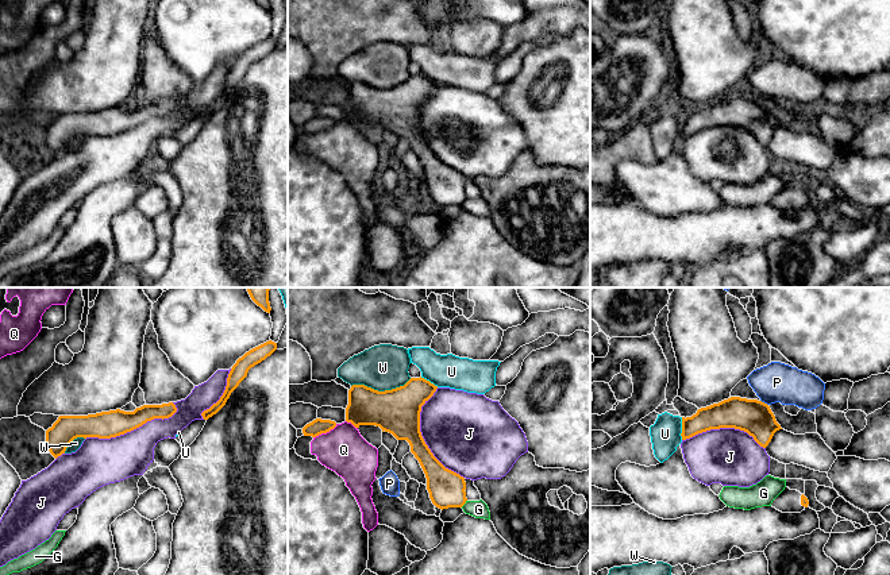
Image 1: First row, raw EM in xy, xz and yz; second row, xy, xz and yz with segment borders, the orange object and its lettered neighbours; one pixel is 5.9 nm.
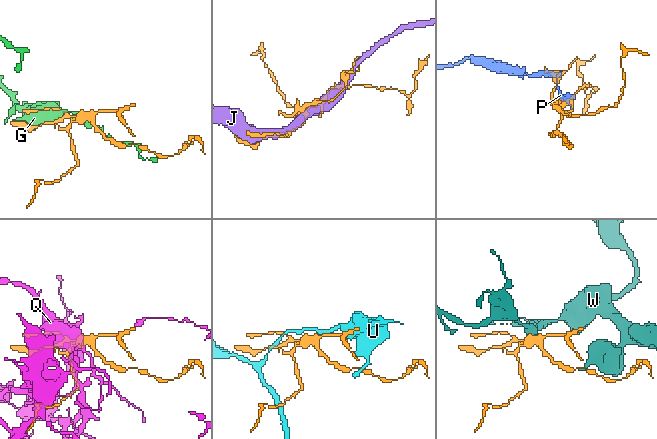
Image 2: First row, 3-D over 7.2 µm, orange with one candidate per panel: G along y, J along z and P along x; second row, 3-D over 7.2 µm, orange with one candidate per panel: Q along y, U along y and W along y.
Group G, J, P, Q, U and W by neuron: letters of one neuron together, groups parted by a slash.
G / J / P / Q / U / W

